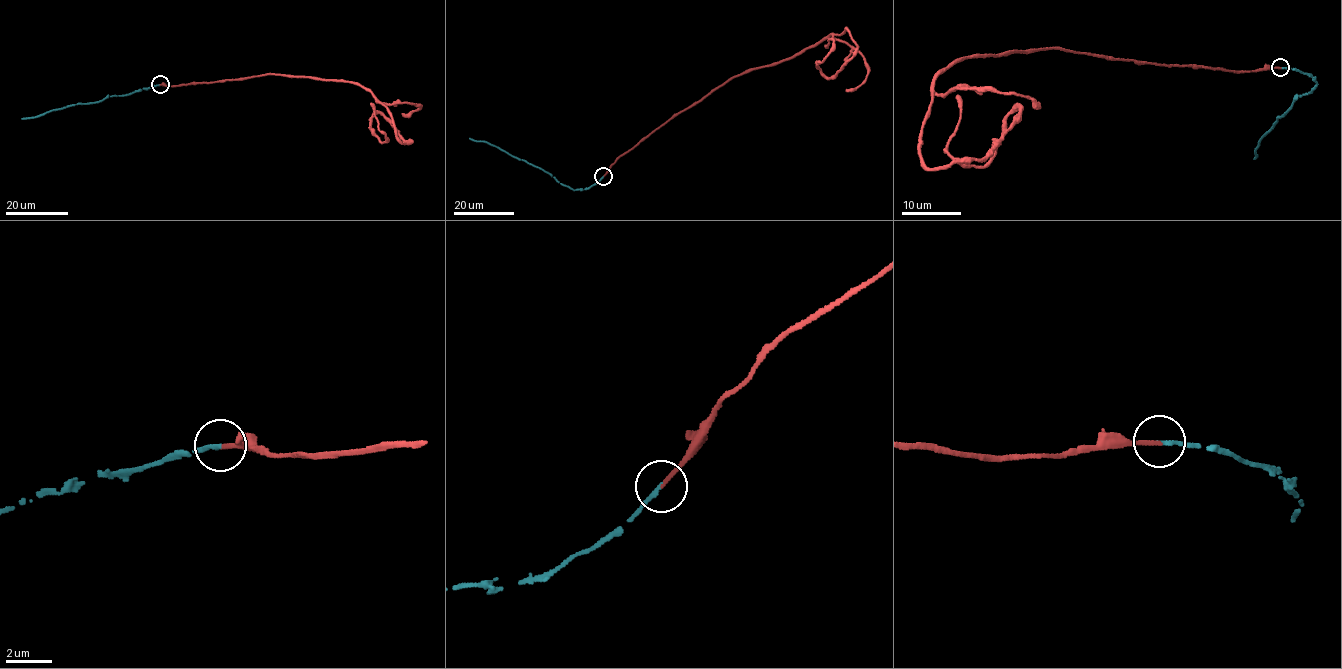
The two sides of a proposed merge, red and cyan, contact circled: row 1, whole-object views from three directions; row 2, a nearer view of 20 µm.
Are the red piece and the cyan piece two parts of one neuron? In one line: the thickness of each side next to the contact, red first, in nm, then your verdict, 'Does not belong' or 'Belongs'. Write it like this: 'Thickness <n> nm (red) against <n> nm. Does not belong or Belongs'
Thickness 170 nm (red) against 160 nm. Belongs

